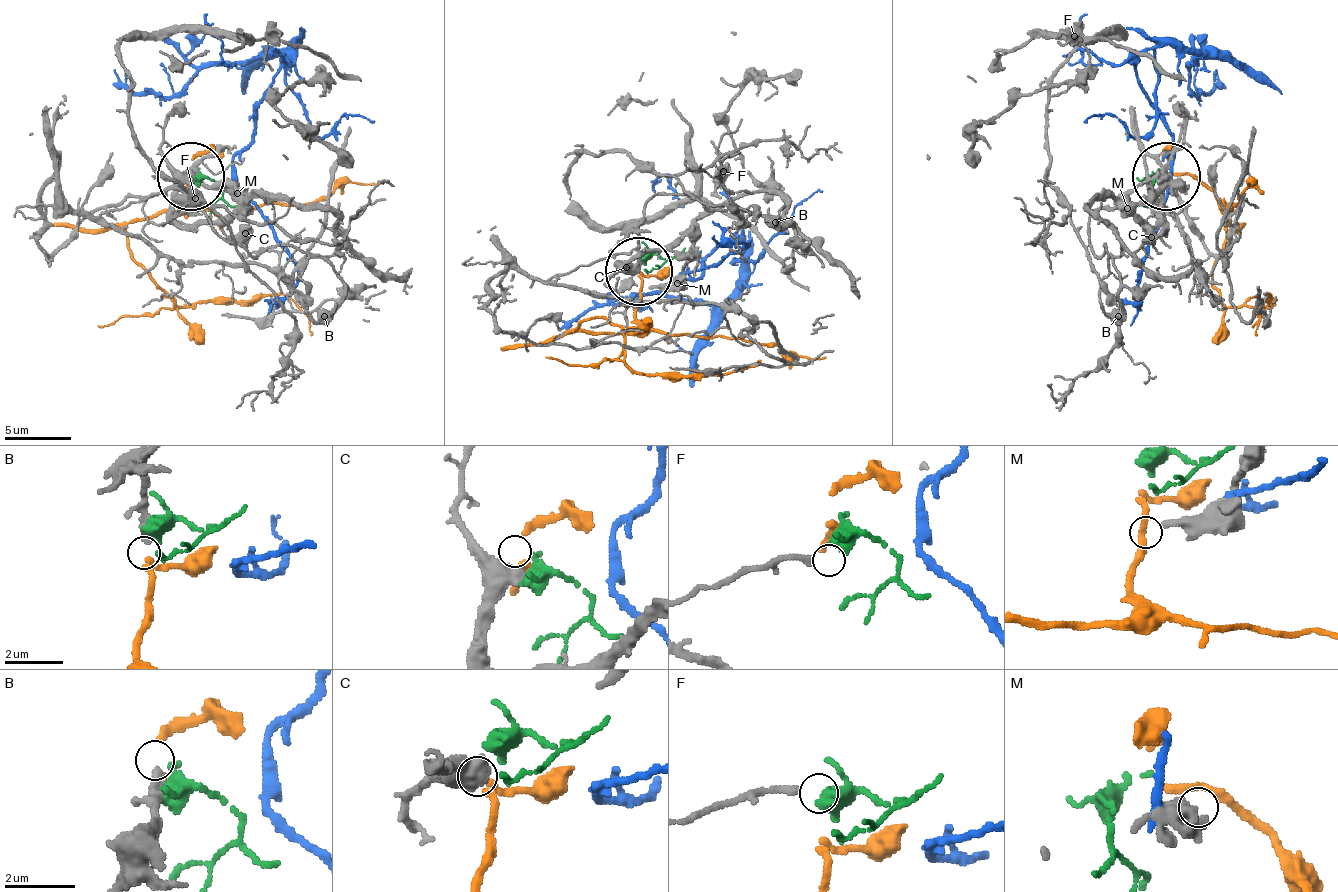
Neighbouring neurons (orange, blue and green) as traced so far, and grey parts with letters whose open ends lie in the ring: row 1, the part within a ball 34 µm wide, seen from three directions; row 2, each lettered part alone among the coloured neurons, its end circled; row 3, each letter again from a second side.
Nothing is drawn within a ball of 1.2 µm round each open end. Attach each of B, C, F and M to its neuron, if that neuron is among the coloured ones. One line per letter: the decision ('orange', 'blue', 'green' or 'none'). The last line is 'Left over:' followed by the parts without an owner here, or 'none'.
B: orange
C: none
F: green
M: none
Left over: C, M

